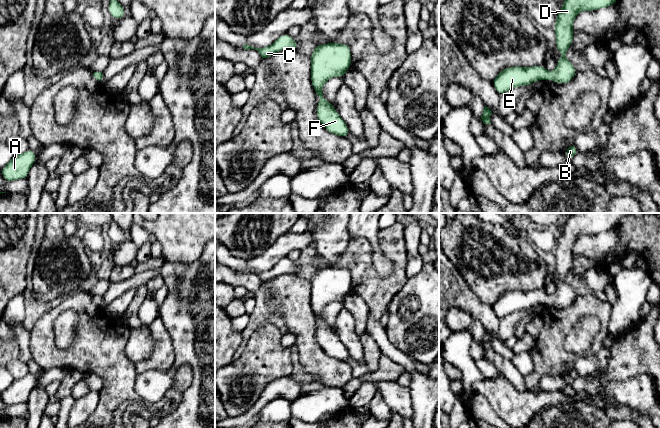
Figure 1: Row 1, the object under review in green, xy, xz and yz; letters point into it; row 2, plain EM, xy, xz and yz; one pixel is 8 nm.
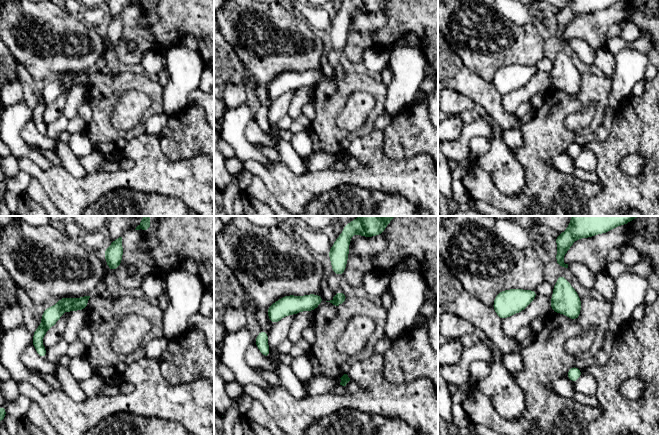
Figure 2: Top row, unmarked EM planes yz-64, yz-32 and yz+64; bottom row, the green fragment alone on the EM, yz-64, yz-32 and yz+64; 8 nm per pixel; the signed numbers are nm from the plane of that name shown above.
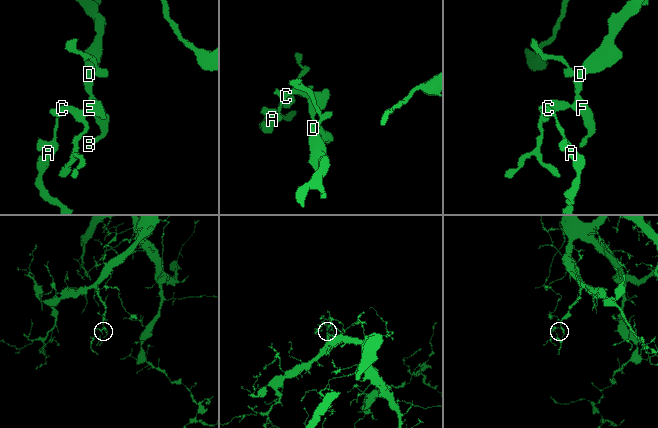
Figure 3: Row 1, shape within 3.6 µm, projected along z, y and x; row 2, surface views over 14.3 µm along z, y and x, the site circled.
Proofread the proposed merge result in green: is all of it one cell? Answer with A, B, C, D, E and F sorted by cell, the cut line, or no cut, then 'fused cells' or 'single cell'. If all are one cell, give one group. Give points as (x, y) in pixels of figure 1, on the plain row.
A B C D E F | no cut | single cell

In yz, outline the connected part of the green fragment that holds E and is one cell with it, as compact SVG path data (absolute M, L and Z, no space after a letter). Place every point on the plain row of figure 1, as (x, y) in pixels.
M574 213L564 223L561 235L554 249L556 272L561 282L556 285L554 295L547 295L543 289L532 291L513 290L503 293L492 305L499 319L521 310L531 309L538 304L550 303L559 308L570 306L577 294L565 280L573 266L573 246L577 238L588 234L595 235L615 228L619 220L629 213Z

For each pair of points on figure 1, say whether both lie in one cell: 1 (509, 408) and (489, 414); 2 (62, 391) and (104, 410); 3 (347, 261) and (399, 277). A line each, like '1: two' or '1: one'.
1: two
2: two
3: one

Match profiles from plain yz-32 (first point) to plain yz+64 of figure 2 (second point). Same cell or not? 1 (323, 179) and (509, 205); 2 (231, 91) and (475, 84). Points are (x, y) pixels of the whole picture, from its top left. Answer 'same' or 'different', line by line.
1: different
2: different

